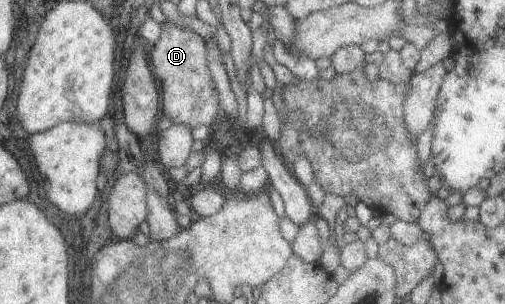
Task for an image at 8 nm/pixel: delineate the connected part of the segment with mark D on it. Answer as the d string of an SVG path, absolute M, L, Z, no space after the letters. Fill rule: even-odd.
M167 21L160 26L159 37L149 51L149 67L151 67L151 73L153 73L152 78L161 81L161 114L165 113L173 124L183 124L189 129L199 125L212 127L217 121L215 116L219 111L220 101L206 64L204 39L195 32L180 28Z

